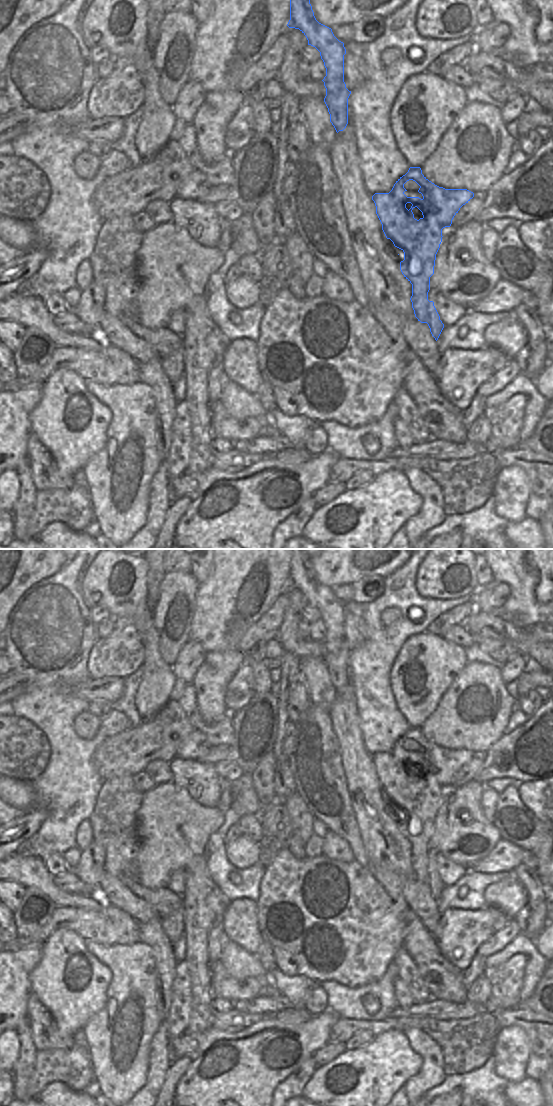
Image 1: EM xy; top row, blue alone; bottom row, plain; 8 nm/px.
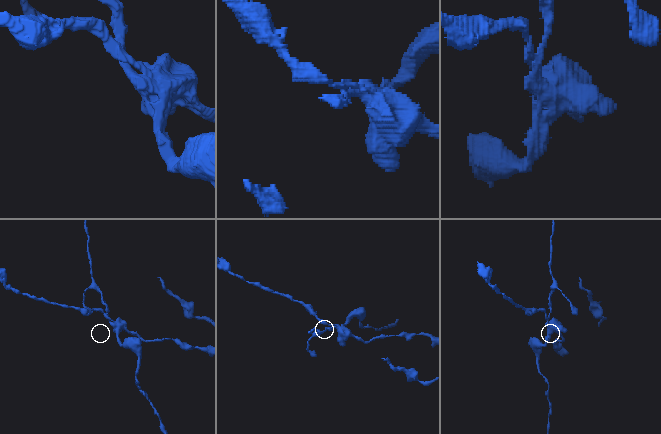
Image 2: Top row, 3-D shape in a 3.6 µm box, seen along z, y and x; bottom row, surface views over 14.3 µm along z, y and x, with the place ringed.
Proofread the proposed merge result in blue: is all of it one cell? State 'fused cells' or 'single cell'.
fused cells

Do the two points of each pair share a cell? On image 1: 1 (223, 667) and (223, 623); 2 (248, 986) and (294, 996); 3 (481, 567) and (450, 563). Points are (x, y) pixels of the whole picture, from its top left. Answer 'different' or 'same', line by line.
1: different
2: different
3: different

